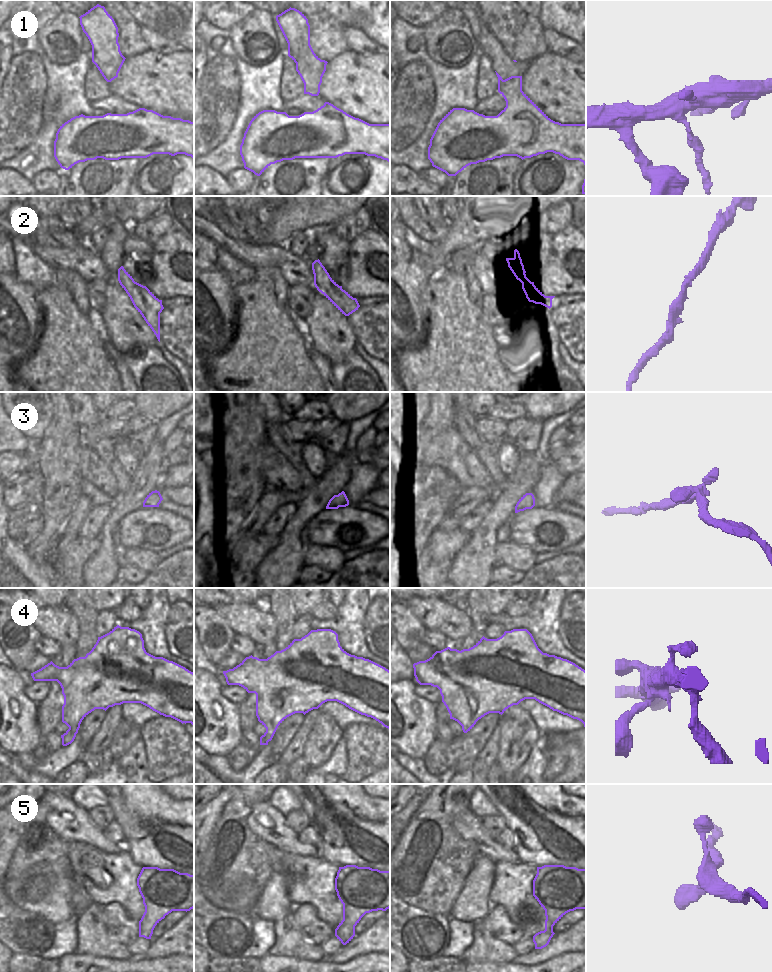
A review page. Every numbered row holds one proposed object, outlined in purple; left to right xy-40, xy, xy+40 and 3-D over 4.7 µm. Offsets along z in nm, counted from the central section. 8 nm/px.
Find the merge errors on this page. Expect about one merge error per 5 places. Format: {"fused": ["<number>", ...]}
{"fused": ["3"]}

